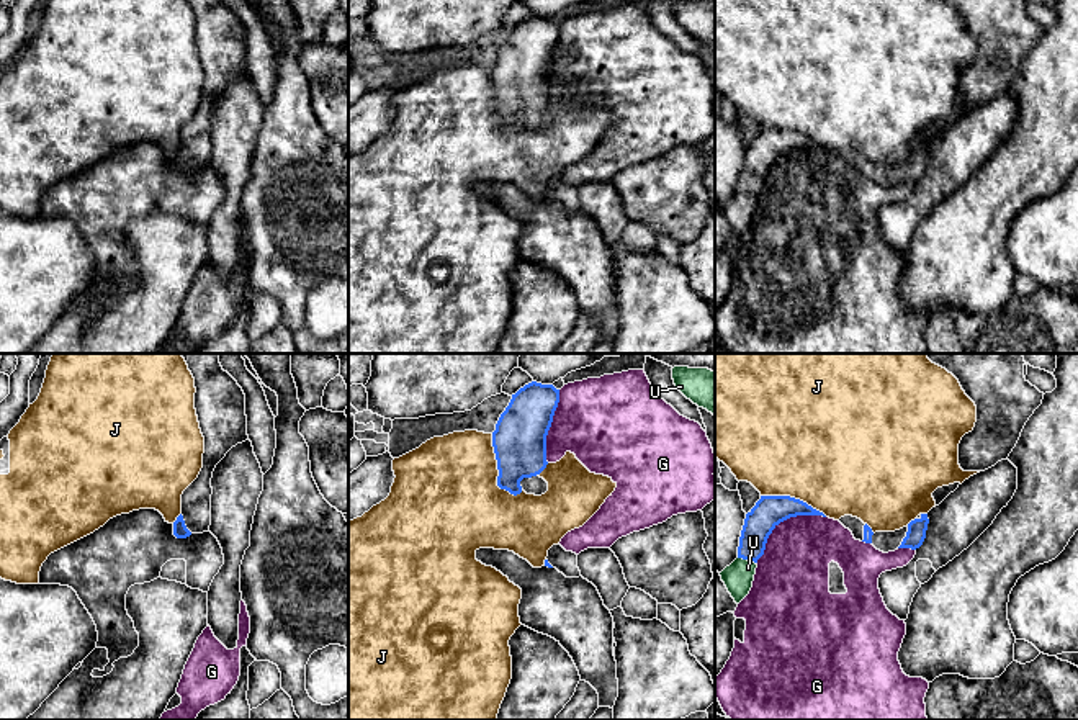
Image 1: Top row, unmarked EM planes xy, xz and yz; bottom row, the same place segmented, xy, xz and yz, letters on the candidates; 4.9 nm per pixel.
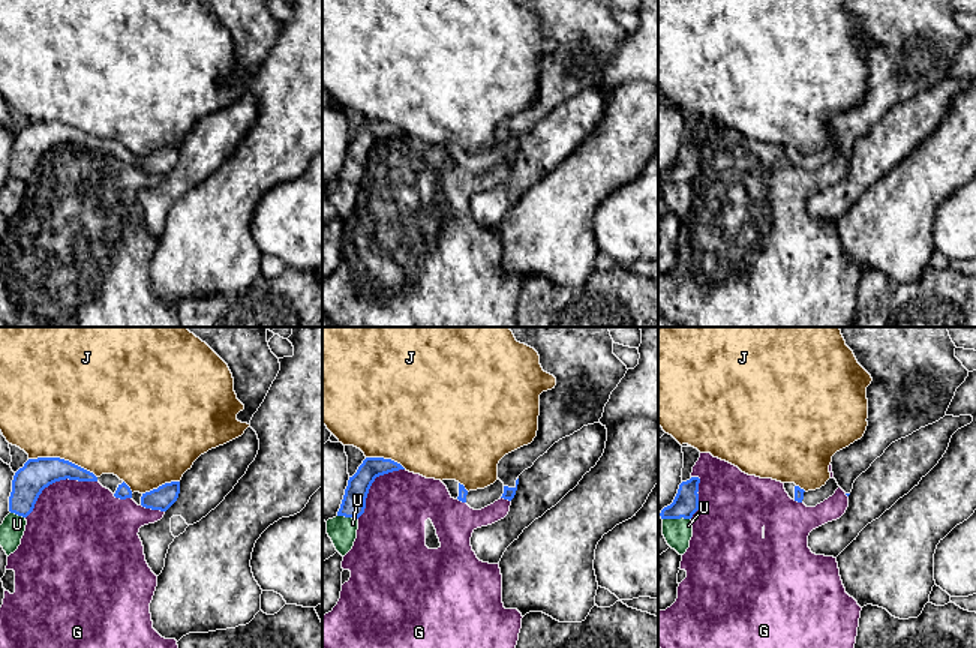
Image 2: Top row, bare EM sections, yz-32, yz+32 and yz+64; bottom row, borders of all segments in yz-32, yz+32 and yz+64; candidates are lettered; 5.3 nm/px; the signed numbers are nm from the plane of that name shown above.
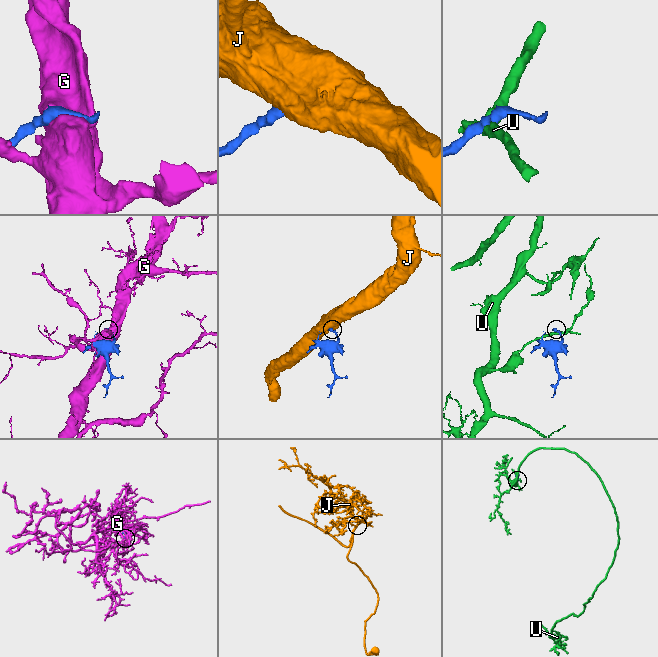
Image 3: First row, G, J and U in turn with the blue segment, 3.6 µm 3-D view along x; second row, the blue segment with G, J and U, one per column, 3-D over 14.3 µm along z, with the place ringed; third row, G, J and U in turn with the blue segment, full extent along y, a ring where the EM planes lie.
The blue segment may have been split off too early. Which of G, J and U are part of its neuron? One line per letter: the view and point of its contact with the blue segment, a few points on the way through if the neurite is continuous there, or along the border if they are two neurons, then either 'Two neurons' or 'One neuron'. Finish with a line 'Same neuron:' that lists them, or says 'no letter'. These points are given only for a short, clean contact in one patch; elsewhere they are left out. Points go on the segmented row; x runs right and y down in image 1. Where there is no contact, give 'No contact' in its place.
G: Touches blue at yz (782, 521). Two neurons
J: Touches blue at xz (498, 468). Two neurons
U: Touches blue at yz (746, 558). Two neurons
Same neuron: no letter

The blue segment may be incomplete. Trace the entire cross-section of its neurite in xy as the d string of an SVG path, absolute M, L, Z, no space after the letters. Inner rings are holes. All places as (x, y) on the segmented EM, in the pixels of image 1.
M182 353L195 378L195 409L204 437L203 468L182 494L182 514L173 522L173 535L186 538L211 525L211 478L226 453L249 439L245 394L222 370L221 353Z

